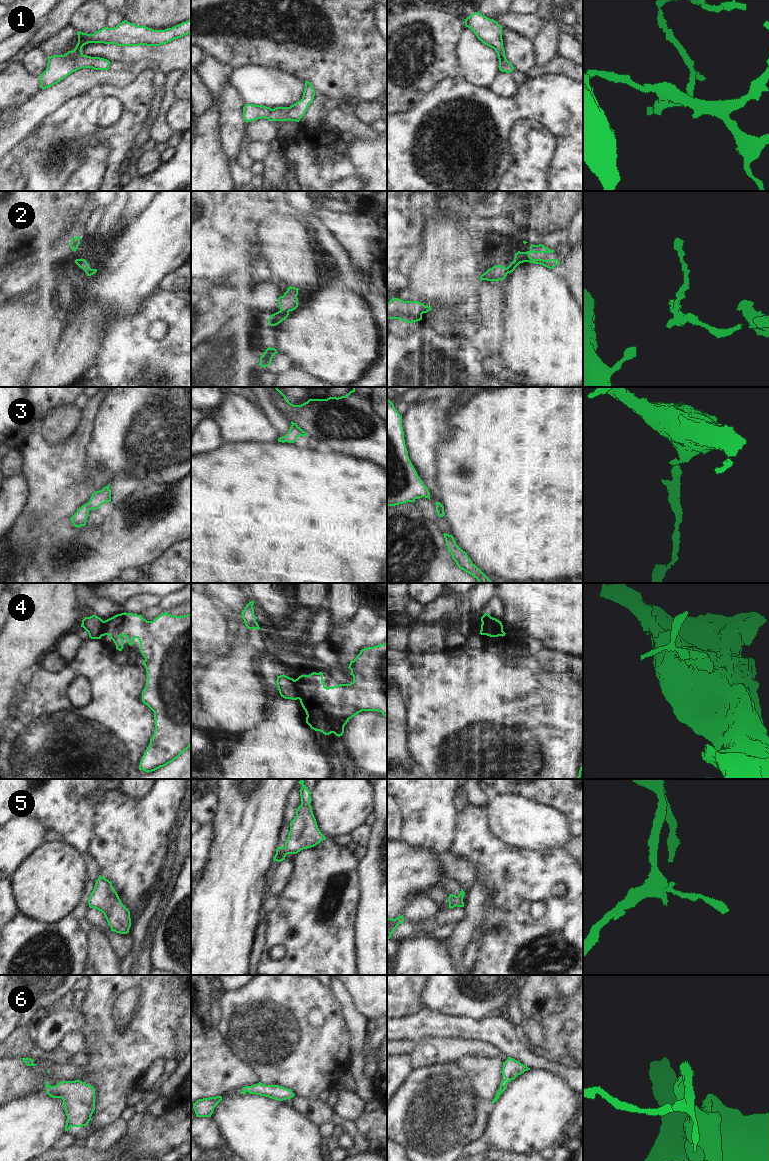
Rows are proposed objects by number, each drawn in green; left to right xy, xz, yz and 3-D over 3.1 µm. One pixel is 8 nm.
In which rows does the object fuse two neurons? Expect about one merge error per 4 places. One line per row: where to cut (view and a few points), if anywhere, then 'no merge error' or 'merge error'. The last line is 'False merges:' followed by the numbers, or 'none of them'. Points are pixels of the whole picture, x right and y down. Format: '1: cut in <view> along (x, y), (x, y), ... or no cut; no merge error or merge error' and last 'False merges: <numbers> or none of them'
1: no cut; no merge error
2: no cut; no merge error
3: no cut; no merge error
4: cut in xz along (294, 680), (299, 698); merge error
5: no cut; no merge error
6: no cut; no merge error
False merges: 4

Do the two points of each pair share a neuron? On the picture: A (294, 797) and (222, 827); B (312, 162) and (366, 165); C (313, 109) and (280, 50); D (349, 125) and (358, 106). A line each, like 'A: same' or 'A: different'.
A: different
B: same
C: different
D: different

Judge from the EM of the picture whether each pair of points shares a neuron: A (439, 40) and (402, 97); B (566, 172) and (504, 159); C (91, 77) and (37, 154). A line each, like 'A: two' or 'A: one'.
A: one
B: one
C: two

